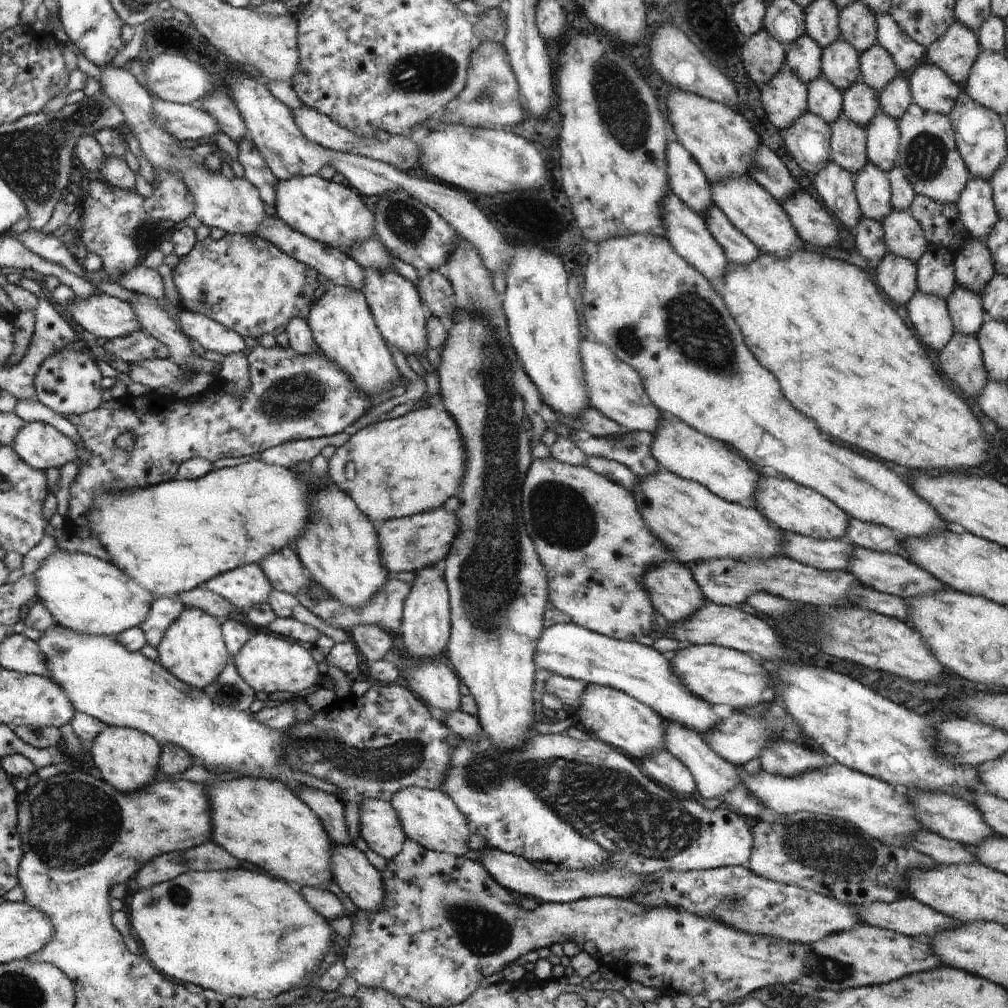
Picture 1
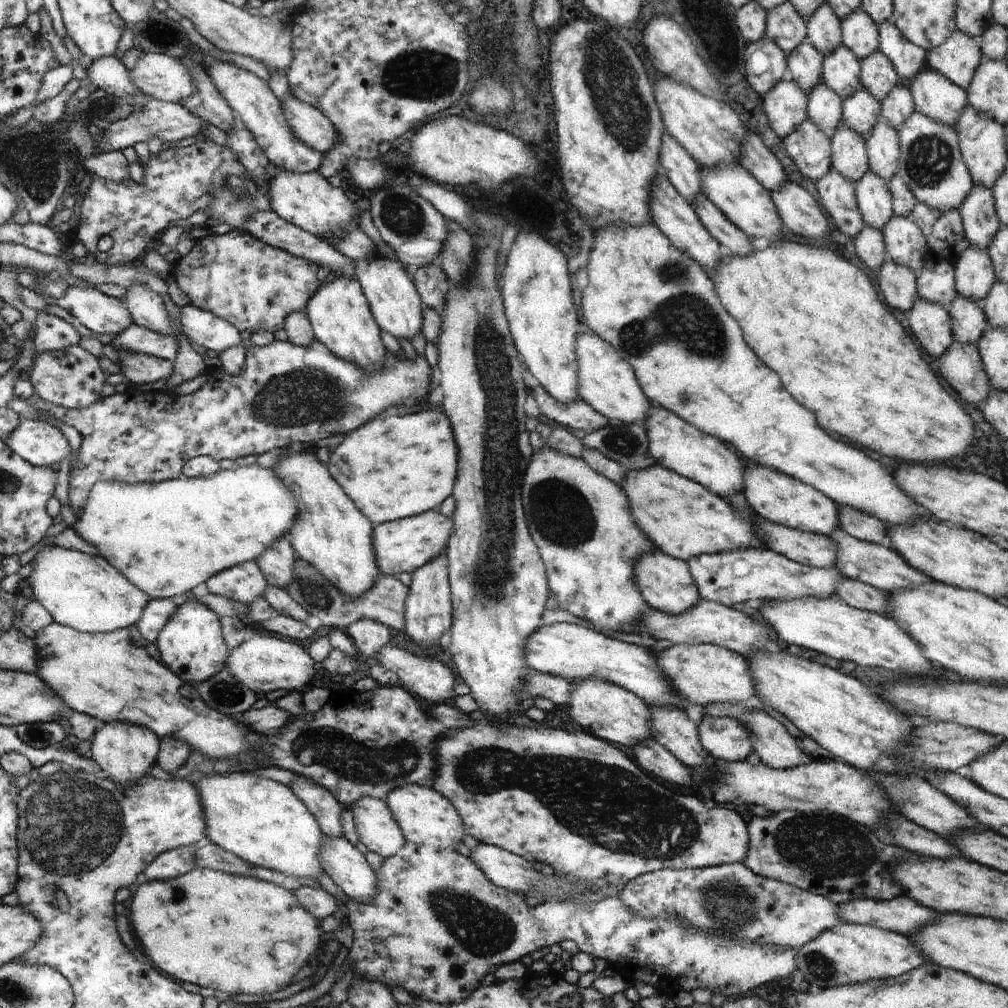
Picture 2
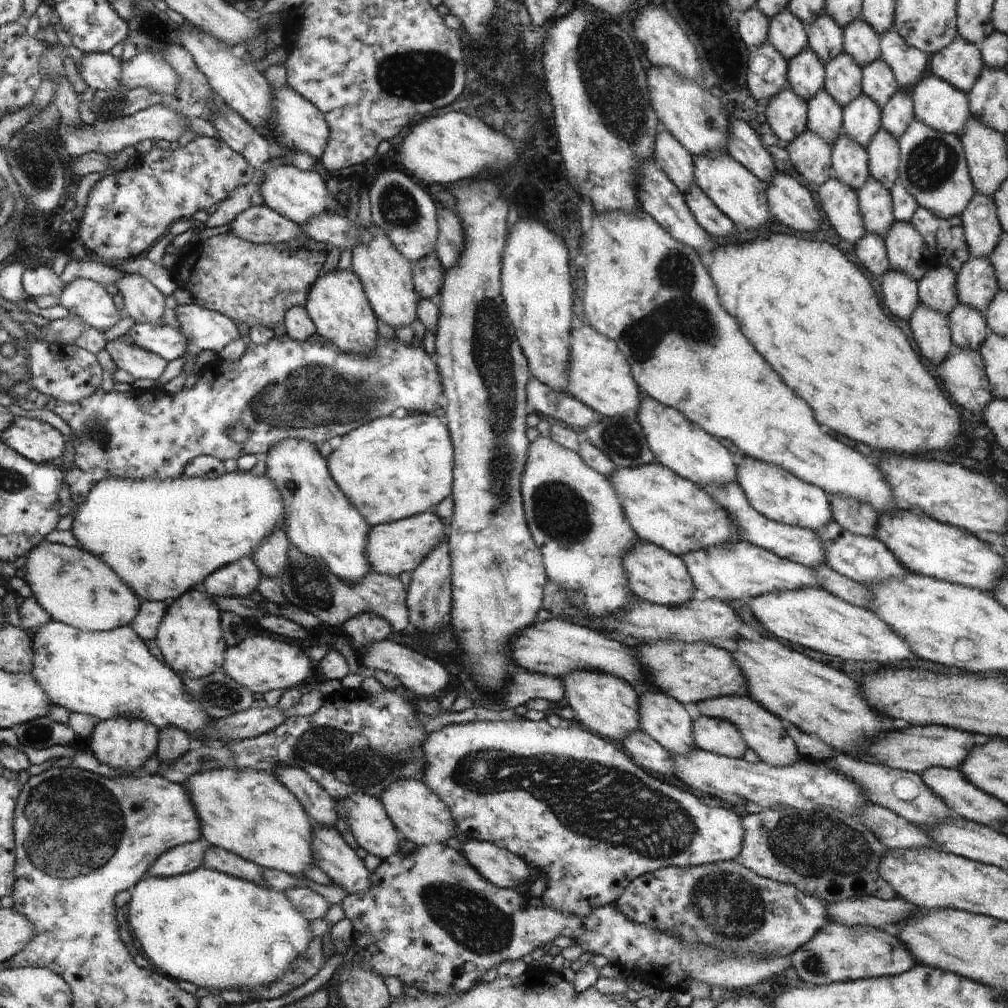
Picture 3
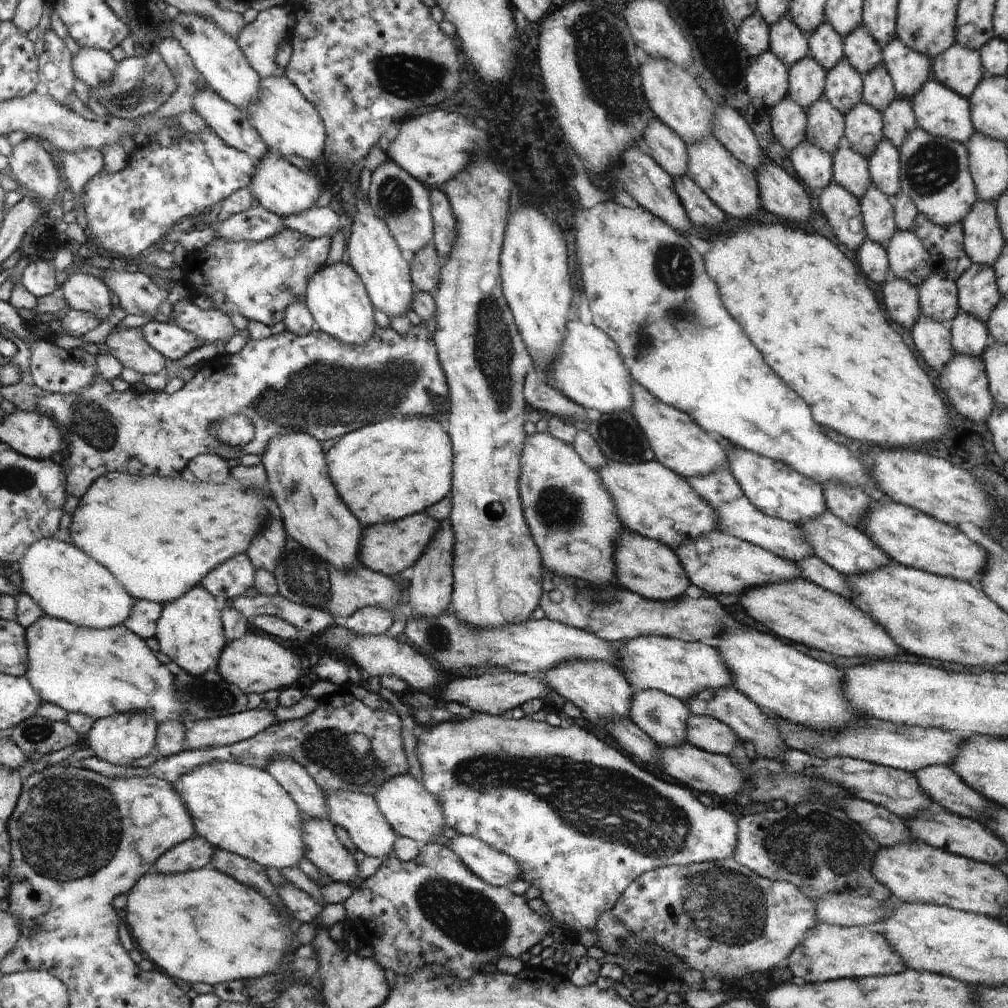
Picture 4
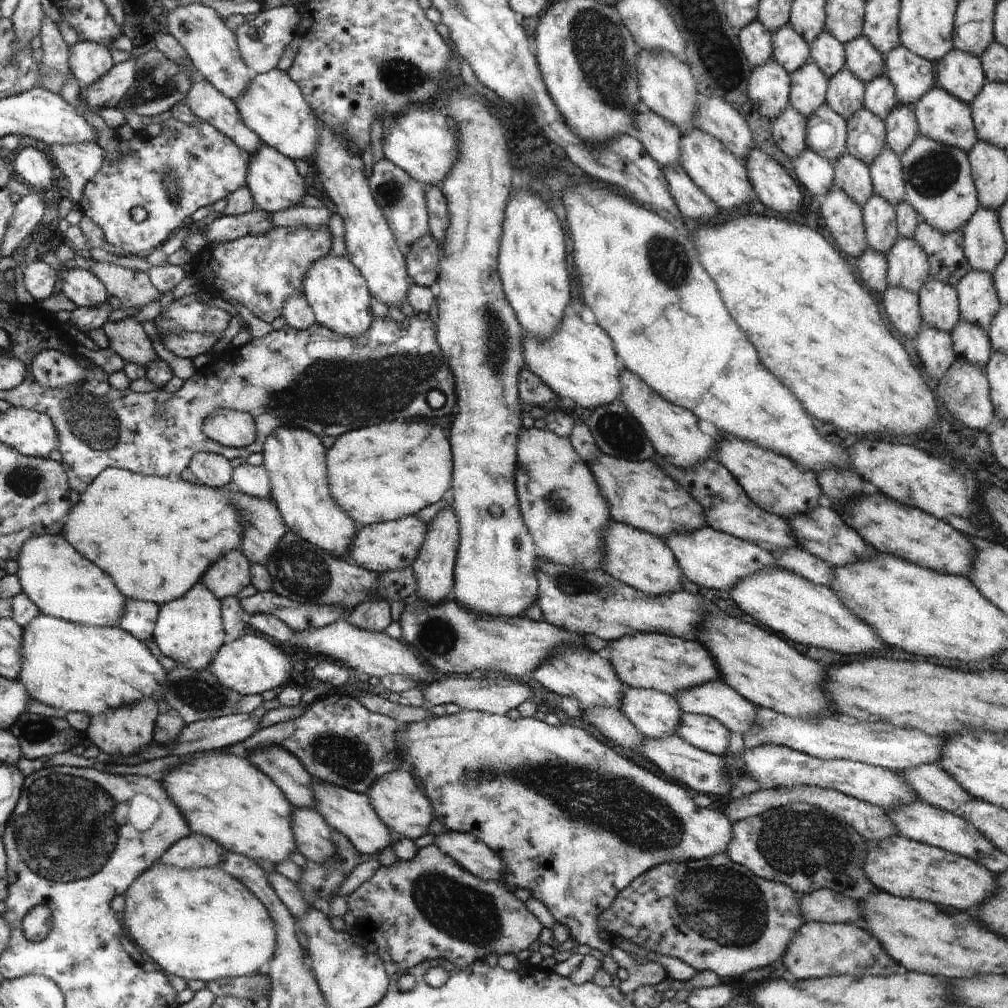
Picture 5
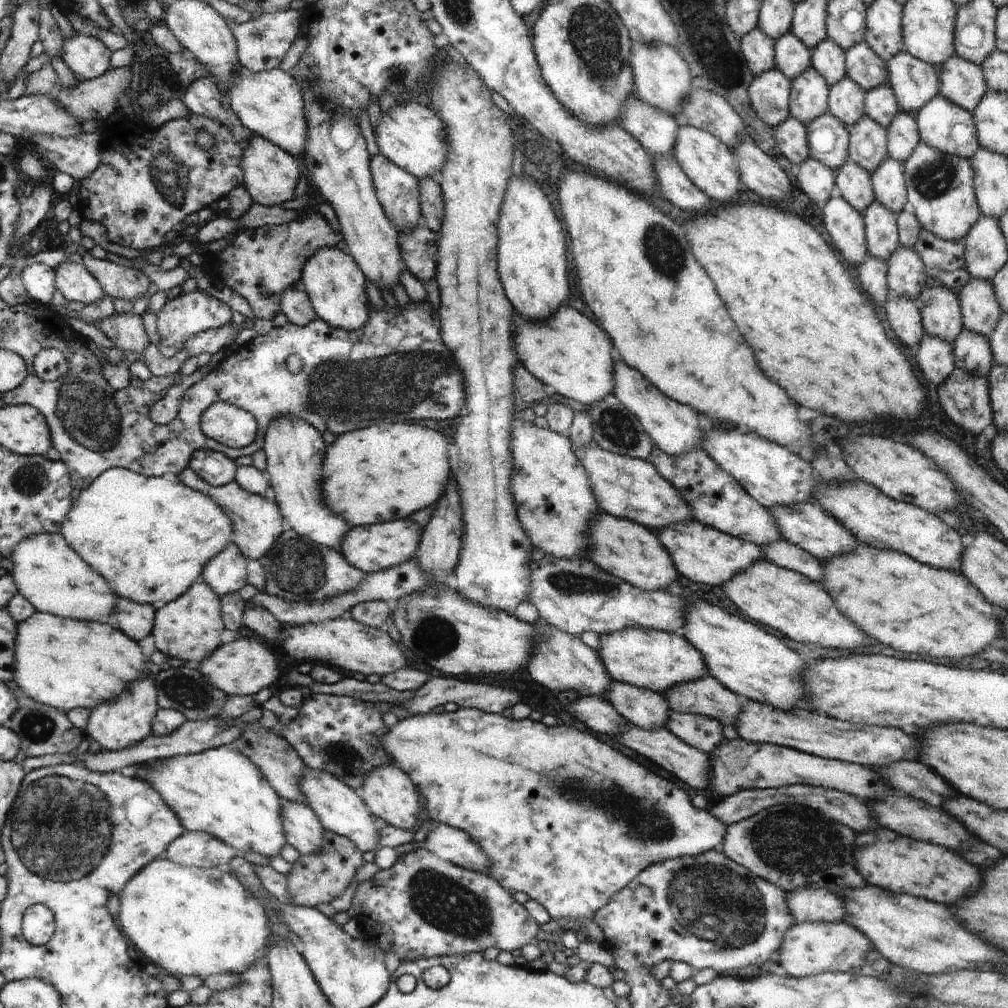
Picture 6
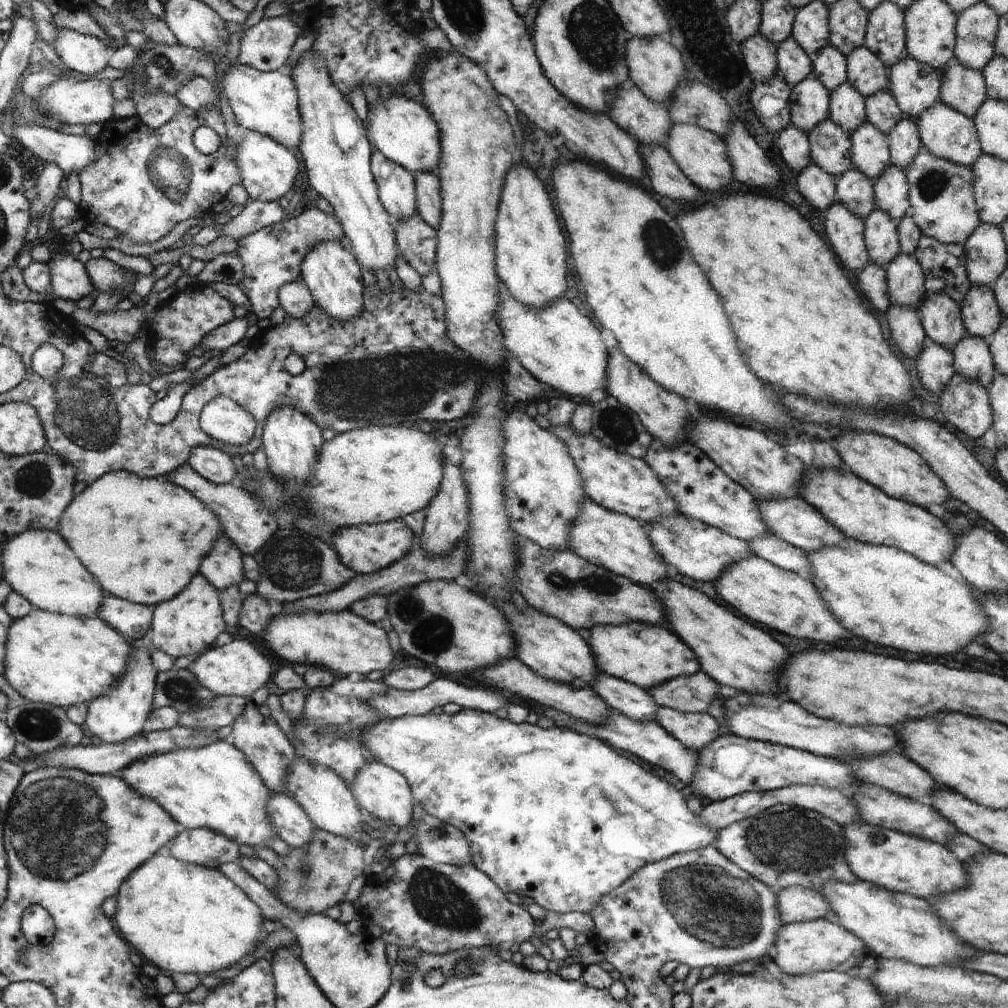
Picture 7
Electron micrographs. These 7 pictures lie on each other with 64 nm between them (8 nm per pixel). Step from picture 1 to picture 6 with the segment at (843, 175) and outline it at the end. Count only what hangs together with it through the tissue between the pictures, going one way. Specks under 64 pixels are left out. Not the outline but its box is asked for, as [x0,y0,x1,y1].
[821,197,868,266]

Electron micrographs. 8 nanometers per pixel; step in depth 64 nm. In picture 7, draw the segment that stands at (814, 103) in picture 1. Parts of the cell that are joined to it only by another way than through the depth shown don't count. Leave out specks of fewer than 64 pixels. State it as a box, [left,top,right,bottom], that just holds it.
[806,120,852,178]

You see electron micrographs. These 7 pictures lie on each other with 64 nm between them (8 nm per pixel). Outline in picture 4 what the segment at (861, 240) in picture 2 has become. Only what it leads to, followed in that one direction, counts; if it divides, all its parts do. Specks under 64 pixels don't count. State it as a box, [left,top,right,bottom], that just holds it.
[855,238,889,285]

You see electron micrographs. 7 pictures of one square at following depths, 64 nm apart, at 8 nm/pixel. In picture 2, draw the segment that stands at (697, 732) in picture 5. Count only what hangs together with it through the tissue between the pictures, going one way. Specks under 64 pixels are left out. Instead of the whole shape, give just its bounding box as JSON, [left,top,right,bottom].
[696,715,753,760]

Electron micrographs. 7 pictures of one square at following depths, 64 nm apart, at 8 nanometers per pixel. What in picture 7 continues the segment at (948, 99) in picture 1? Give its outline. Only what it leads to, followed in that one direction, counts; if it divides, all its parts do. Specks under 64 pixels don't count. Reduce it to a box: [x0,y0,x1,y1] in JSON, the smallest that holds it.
[915,102,981,168]

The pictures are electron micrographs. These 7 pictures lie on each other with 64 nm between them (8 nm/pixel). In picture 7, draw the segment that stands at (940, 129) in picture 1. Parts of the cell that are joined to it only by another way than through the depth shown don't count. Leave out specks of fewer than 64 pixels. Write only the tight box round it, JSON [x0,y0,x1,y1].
[903,146,980,245]

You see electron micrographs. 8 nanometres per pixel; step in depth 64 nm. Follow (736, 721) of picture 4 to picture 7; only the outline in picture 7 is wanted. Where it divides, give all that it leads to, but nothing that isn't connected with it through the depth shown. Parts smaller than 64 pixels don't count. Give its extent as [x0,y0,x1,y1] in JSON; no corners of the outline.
[646,670,717,713]

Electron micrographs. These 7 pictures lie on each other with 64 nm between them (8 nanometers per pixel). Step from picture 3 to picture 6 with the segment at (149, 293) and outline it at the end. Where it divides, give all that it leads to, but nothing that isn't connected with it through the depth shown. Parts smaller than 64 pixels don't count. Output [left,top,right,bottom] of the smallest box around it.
[81,254,149,301]

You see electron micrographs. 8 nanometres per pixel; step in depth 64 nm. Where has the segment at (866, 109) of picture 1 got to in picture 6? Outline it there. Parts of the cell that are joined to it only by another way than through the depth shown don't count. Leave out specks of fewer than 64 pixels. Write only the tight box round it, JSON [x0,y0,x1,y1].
[846,114,888,174]

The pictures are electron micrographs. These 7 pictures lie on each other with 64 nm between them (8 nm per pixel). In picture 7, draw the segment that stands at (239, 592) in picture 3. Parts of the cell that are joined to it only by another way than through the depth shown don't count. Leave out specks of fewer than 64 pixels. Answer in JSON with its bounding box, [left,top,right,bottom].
[199,533,243,590]

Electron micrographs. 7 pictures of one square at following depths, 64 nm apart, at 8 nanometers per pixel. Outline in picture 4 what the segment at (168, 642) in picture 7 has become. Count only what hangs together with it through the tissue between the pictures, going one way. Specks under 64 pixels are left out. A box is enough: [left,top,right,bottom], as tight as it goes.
[153,585,227,675]

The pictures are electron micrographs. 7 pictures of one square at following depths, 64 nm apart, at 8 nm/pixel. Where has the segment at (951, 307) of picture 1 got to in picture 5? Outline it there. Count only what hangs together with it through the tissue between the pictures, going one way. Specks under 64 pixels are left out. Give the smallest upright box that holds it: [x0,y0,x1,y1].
[950,321,993,368]

